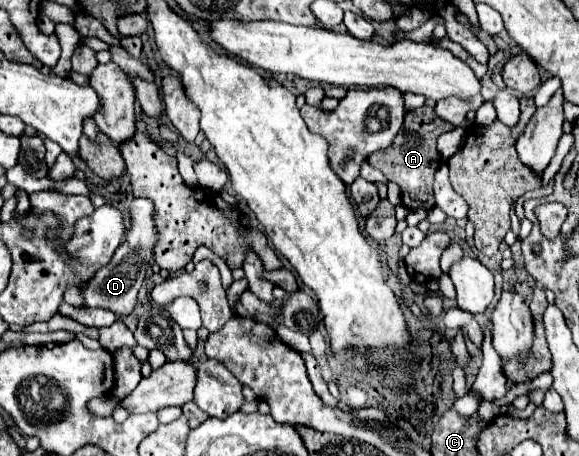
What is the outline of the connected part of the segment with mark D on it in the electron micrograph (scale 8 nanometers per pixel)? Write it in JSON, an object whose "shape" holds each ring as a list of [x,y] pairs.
{"shape":[[[135,198],[131,208],[131,230],[127,232],[125,242],[115,250],[111,262],[103,266],[87,284],[81,286],[81,308],[105,308],[115,312],[119,318],[129,316],[137,304],[137,292],[143,286],[147,264],[153,256],[153,246],[157,240],[157,232],[153,228],[153,202],[149,198]]]}

